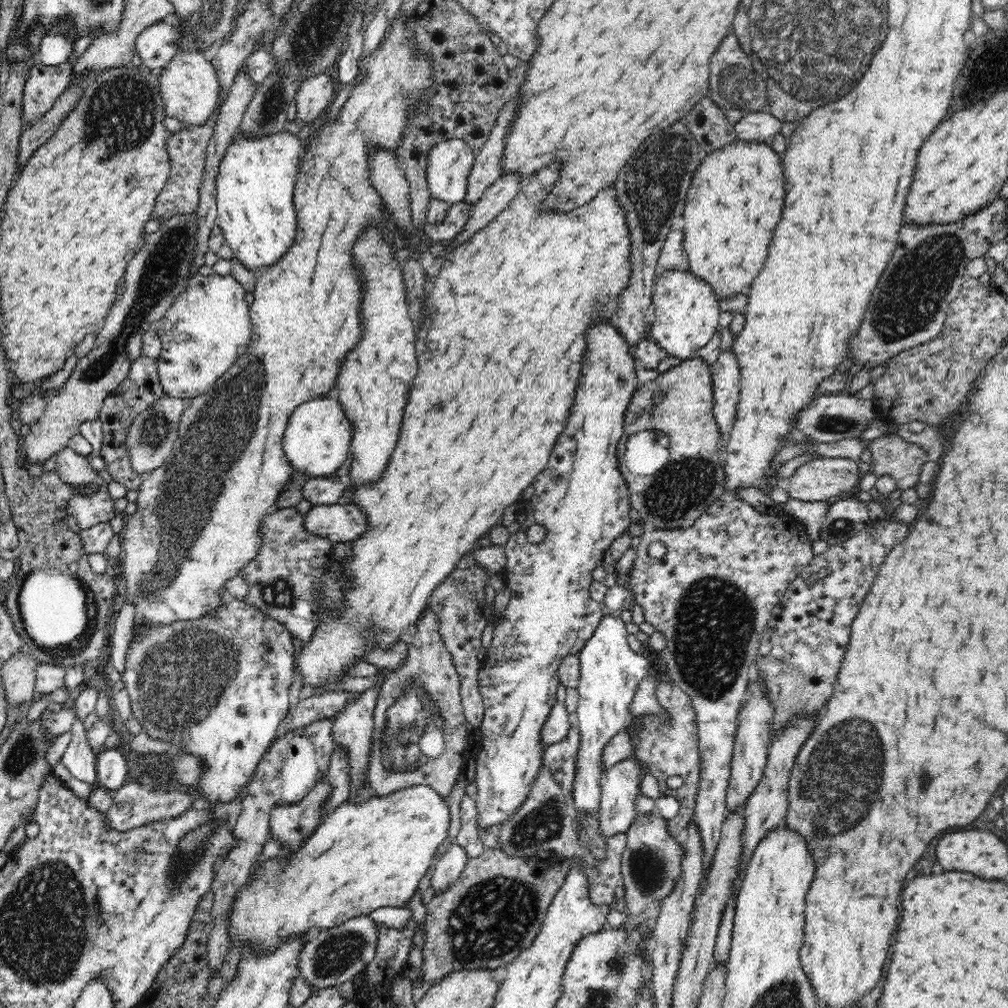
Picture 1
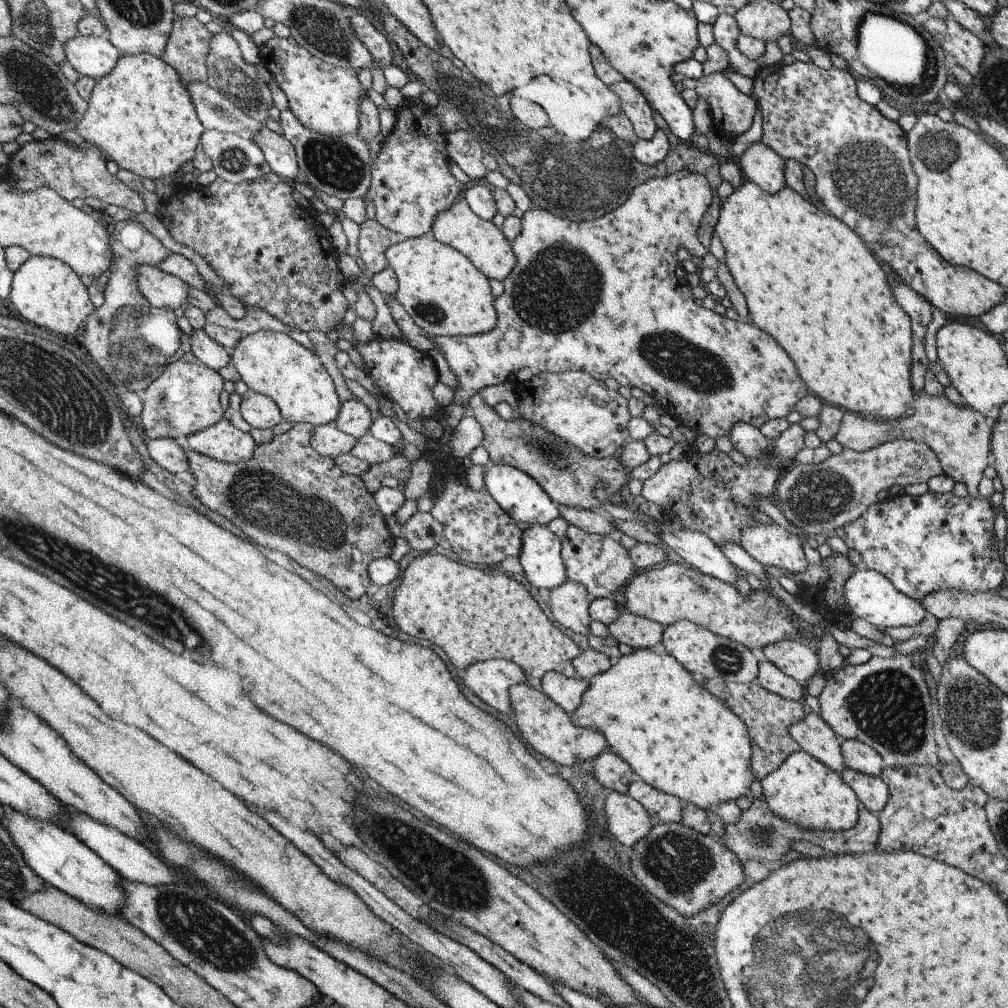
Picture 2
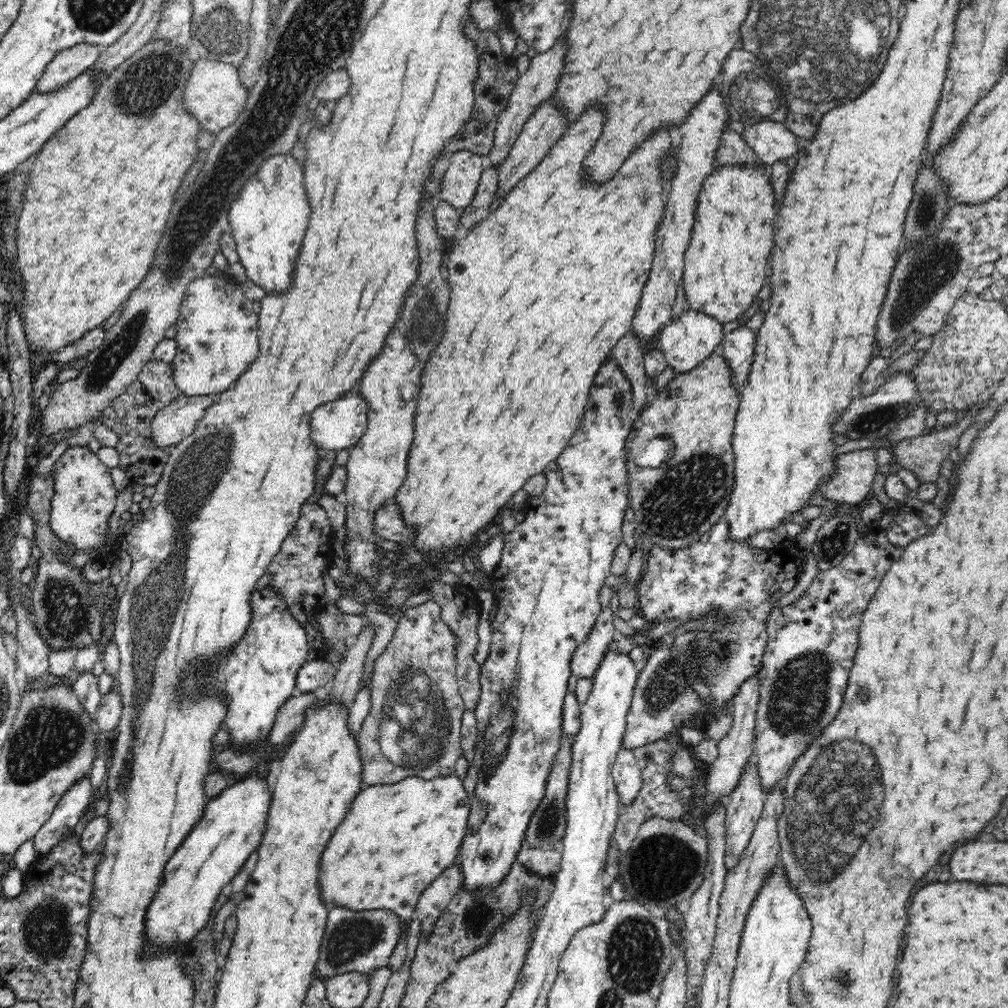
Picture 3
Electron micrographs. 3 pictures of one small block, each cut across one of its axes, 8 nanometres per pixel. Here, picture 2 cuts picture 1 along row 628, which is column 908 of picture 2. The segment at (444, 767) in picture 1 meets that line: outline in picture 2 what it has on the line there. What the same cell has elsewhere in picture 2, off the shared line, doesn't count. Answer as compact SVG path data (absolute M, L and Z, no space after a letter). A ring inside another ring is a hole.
M926 392L912 404L910 413L898 419L872 419L844 411L835 439L846 449L867 451L894 439L912 439L926 443L935 453L942 467L942 474L953 478L957 483L967 486L969 495L981 497L978 483L988 468L991 430L986 417L968 405L956 406L945 394L932 396Z

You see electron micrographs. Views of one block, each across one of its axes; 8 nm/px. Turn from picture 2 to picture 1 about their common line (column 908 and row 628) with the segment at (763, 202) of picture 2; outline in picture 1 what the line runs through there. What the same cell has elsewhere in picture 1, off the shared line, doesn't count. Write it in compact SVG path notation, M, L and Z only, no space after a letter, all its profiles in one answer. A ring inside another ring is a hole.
M552 163L524 179L522 188L516 196L486 228L474 233L474 236L449 252L438 274L429 285L424 300L428 315L424 316L424 324L420 326L418 339L414 342L416 358L418 358L418 376L414 380L414 386L411 386L408 402L404 408L404 414L402 414L402 432L400 432L400 440L396 444L396 450L392 454L392 460L390 460L382 478L378 480L378 484L372 482L372 484L364 484L358 488L355 486L348 488L345 496L338 503L359 506L368 517L370 530L366 530L362 534L362 538L354 538L348 542L353 546L353 559L348 564L343 566L341 562L334 562L334 566L332 566L335 575L350 577L353 582L353 587L350 587L344 595L344 606L342 608L327 608L323 602L323 594L321 592L314 594L314 599L318 603L318 626L316 626L312 638L308 642L304 642L300 655L294 658L294 670L296 668L301 670L303 686L307 687L310 693L326 692L330 683L341 681L349 668L362 661L363 654L370 649L378 645L391 647L396 641L400 641L410 634L415 622L428 608L431 592L456 570L456 566L464 554L470 554L475 546L485 542L486 534L494 524L500 525L504 510L521 500L522 492L533 484L540 472L546 469L551 452L562 432L566 429L568 412L572 408L572 402L576 396L576 386L580 380L582 354L586 350L586 330L592 328L592 324L598 318L609 320L609 322L613 322L616 318L620 296L630 282L632 241L630 241L624 209L620 207L620 203L616 199L614 185L607 186L588 204L574 210L558 212L544 209L542 211L540 209L542 202L546 200L552 184L558 178L558 168L560 168L560 163Z

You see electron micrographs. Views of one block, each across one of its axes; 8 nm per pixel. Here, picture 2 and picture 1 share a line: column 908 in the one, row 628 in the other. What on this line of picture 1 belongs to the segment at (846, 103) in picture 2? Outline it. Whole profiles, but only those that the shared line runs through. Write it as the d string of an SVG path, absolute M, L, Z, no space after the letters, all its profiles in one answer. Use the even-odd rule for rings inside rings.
M230 598L220 606L220 609L216 608L216 612L212 612L212 614L208 612L203 619L176 620L176 622L166 624L166 626L148 626L142 632L140 640L131 640L129 643L126 652L125 671L121 676L121 680L125 683L125 688L129 693L135 718L139 720L143 728L142 732L145 732L150 738L177 742L181 747L176 752L188 752L202 761L202 765L206 767L206 770L204 770L204 776L200 778L198 785L194 787L195 794L197 796L201 795L202 800L206 798L210 802L230 802L230 800L236 798L242 787L246 786L255 772L262 754L274 742L276 730L278 730L280 722L282 722L290 708L288 692L290 692L290 686L292 686L292 680L294 680L294 658L296 658L296 648L292 639L293 636L290 631L276 617L268 616L268 613L256 608L244 598Z

